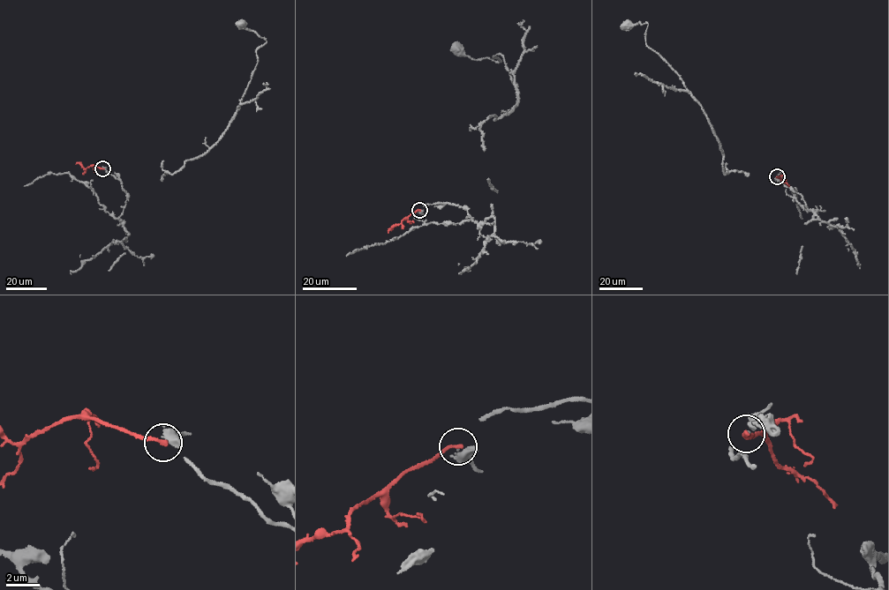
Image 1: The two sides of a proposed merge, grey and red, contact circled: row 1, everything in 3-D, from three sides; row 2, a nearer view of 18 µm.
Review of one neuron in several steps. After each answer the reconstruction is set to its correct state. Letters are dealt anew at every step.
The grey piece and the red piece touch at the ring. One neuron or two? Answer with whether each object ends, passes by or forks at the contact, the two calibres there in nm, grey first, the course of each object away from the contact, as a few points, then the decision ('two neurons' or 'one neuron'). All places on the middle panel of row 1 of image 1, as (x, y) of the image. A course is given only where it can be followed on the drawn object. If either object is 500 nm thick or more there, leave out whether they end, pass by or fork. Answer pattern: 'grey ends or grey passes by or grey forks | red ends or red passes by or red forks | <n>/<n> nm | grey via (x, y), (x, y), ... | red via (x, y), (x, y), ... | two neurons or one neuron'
grey passes by | red ends | 240/240 nm | grey via (419, 211), (484, 151), (481, 124), (517, 105), (503, 56), (493, 57), (501, 62), (471, 58), (459, 49) | red via (419, 211), (394, 225), (387, 233) | two neurons

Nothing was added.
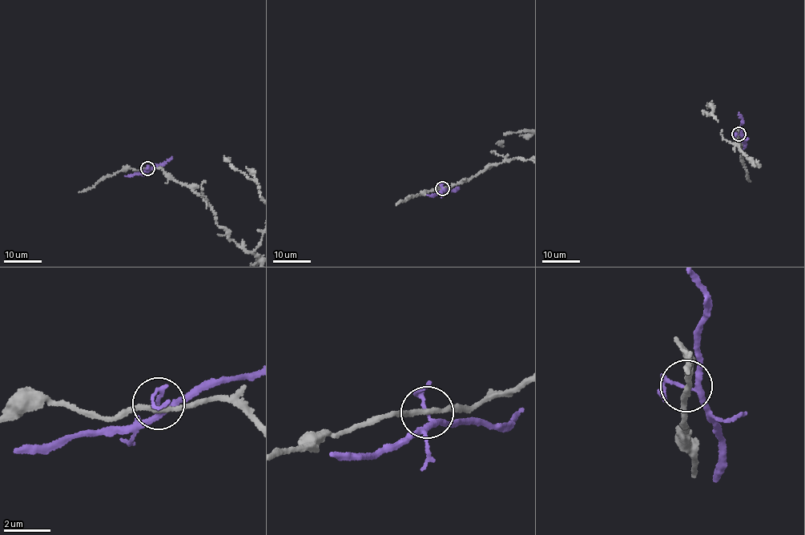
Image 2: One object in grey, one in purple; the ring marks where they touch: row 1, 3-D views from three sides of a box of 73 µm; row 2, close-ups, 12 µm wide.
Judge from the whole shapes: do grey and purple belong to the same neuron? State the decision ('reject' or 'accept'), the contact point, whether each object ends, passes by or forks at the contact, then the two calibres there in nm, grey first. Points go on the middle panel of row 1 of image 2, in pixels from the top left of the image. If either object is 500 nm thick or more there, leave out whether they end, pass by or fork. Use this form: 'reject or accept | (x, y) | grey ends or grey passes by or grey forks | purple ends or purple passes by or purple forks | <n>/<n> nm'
reject | (442, 188) | grey passes by | purple forks | 220/160 nm

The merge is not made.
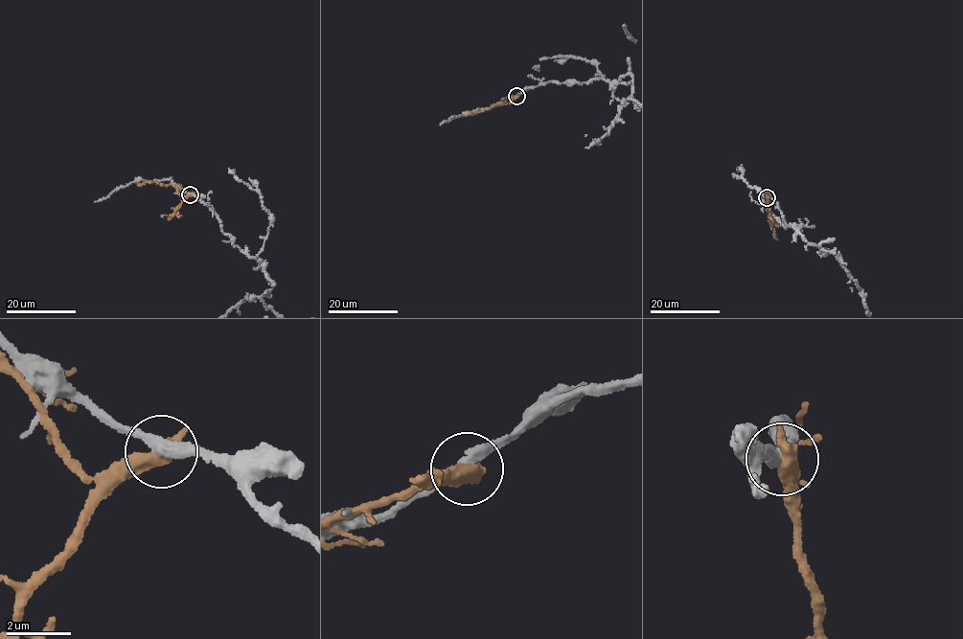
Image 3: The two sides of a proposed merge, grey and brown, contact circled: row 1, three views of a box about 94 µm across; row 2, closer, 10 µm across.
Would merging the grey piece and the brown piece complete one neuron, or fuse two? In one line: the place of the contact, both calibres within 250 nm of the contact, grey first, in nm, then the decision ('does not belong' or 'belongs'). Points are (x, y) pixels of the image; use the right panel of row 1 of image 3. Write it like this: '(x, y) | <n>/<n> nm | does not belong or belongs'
(767, 197) | 360/600 nm | does not belong

